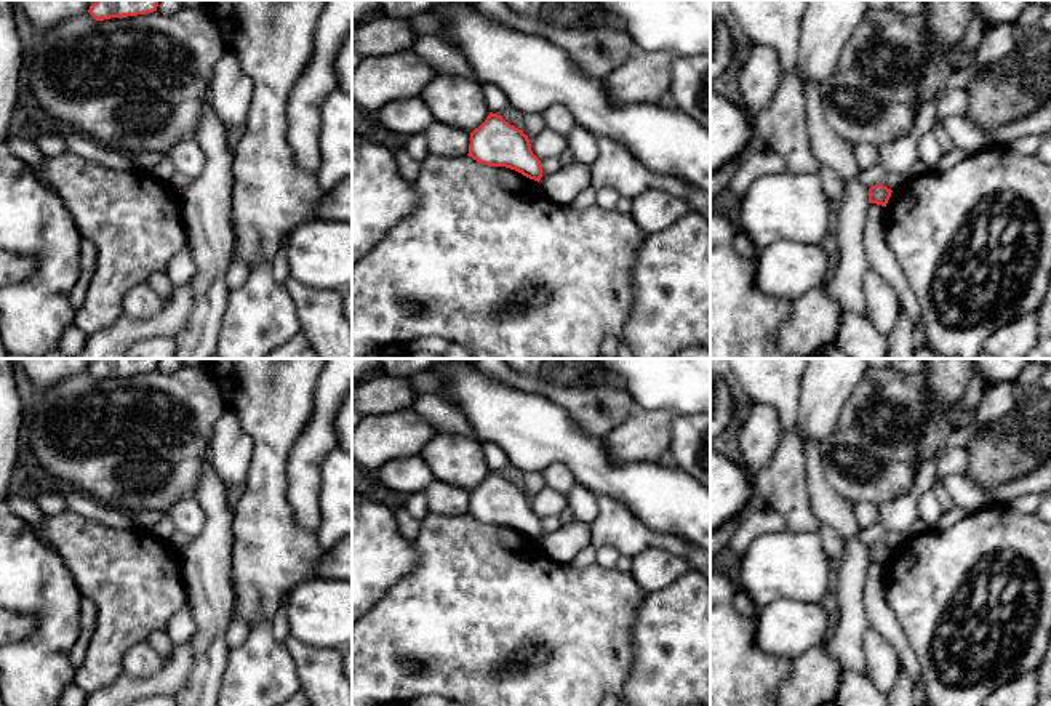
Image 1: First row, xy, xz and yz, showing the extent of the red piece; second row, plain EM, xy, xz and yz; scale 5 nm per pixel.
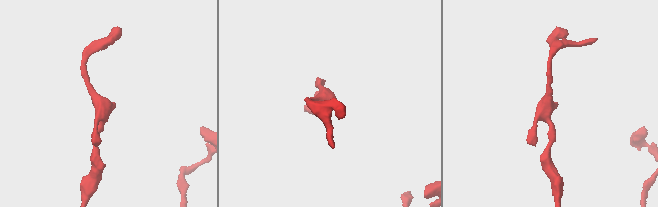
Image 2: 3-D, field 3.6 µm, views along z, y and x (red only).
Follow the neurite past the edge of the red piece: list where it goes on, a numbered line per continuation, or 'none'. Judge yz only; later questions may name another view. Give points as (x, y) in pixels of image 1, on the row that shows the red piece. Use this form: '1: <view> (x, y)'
none

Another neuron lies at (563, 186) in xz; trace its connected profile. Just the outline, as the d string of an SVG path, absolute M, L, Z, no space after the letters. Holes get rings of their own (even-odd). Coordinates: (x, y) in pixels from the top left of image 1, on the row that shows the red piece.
M573 162L558 171L542 176L539 187L553 203L569 207L592 184L592 165Z

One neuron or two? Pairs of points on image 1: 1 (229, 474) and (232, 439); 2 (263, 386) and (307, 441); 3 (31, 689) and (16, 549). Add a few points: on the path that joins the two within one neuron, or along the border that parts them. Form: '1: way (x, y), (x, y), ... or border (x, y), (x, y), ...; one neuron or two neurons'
1: way (231, 466), (231, 447); one neuron
2: border (315, 397), (315, 410), (298, 437), (287, 468); two neurons
3: way (45, 653), (48, 604), (35, 585); one neuron

